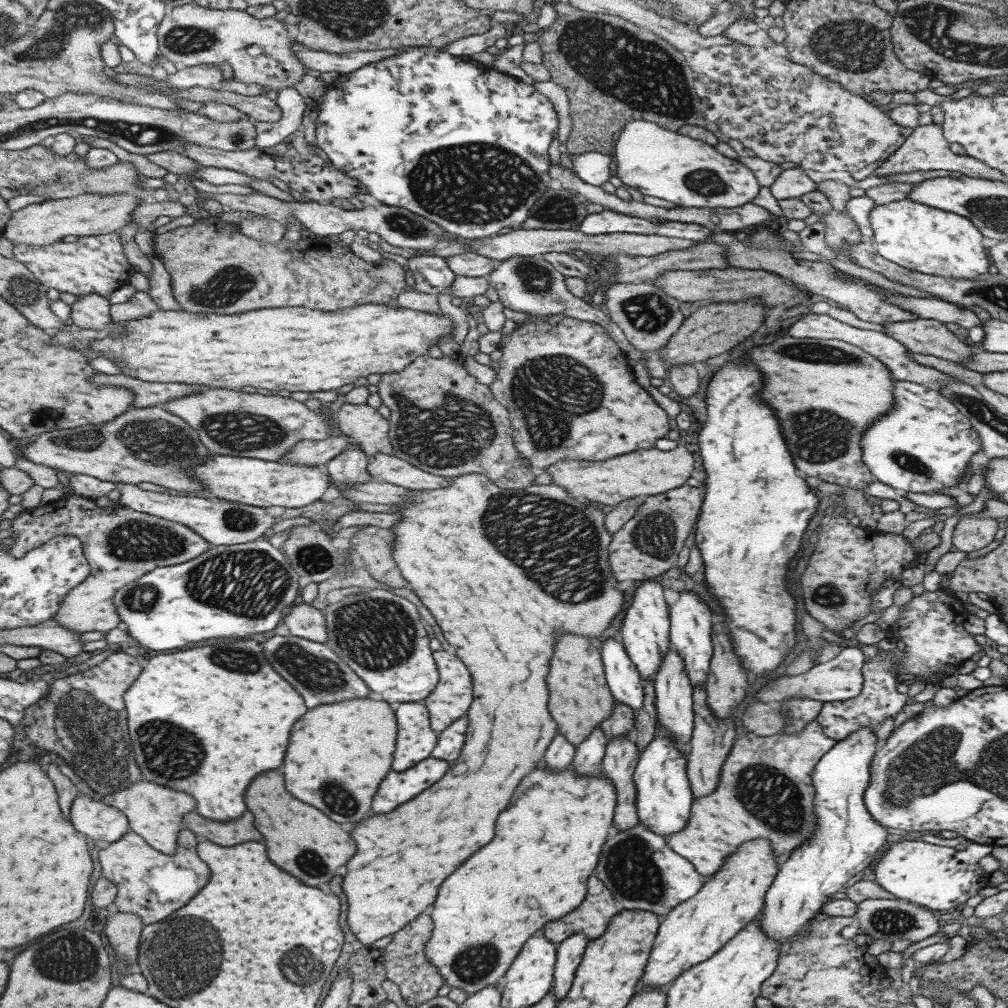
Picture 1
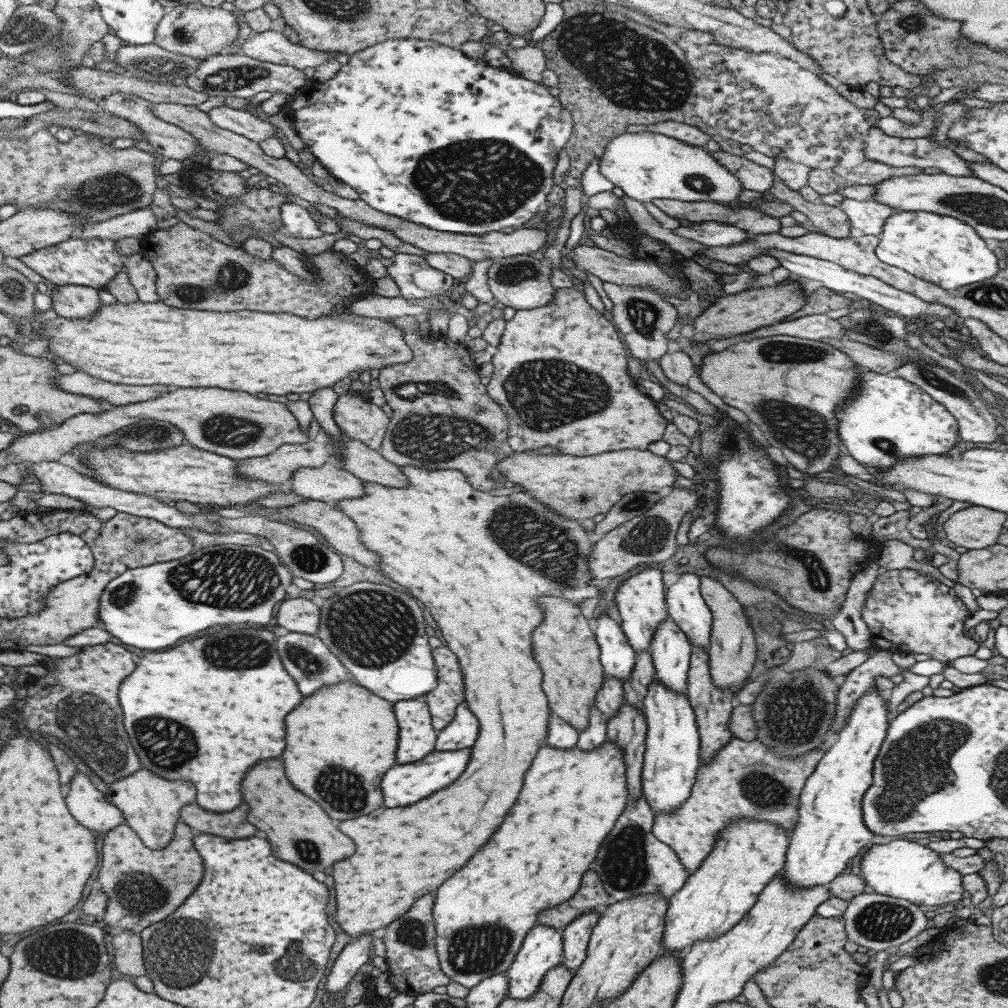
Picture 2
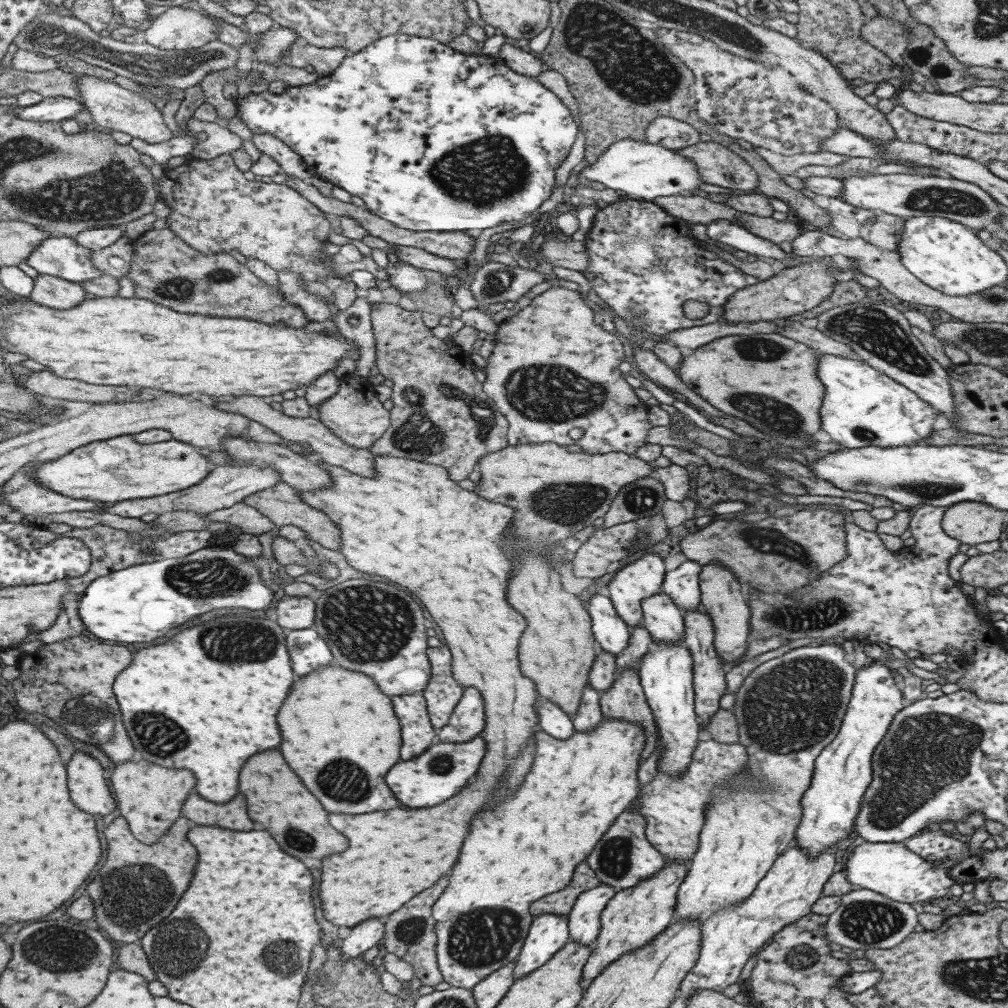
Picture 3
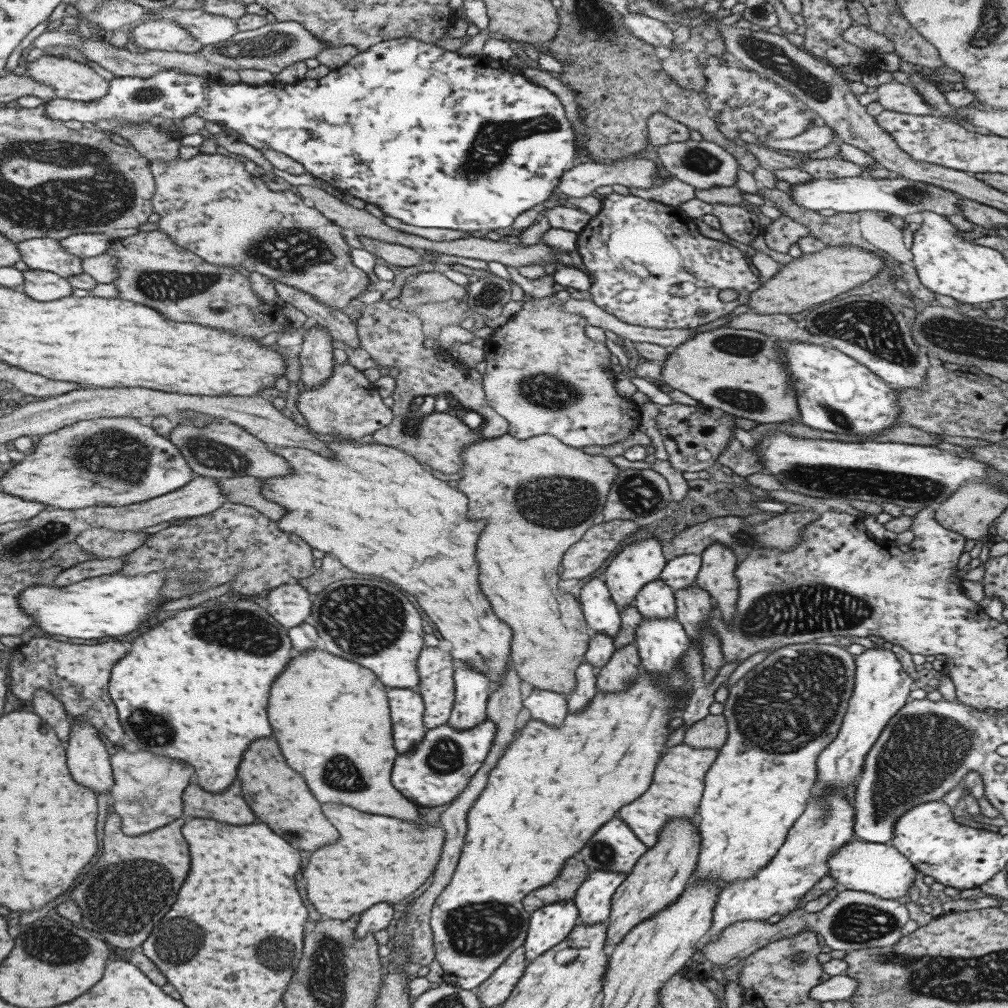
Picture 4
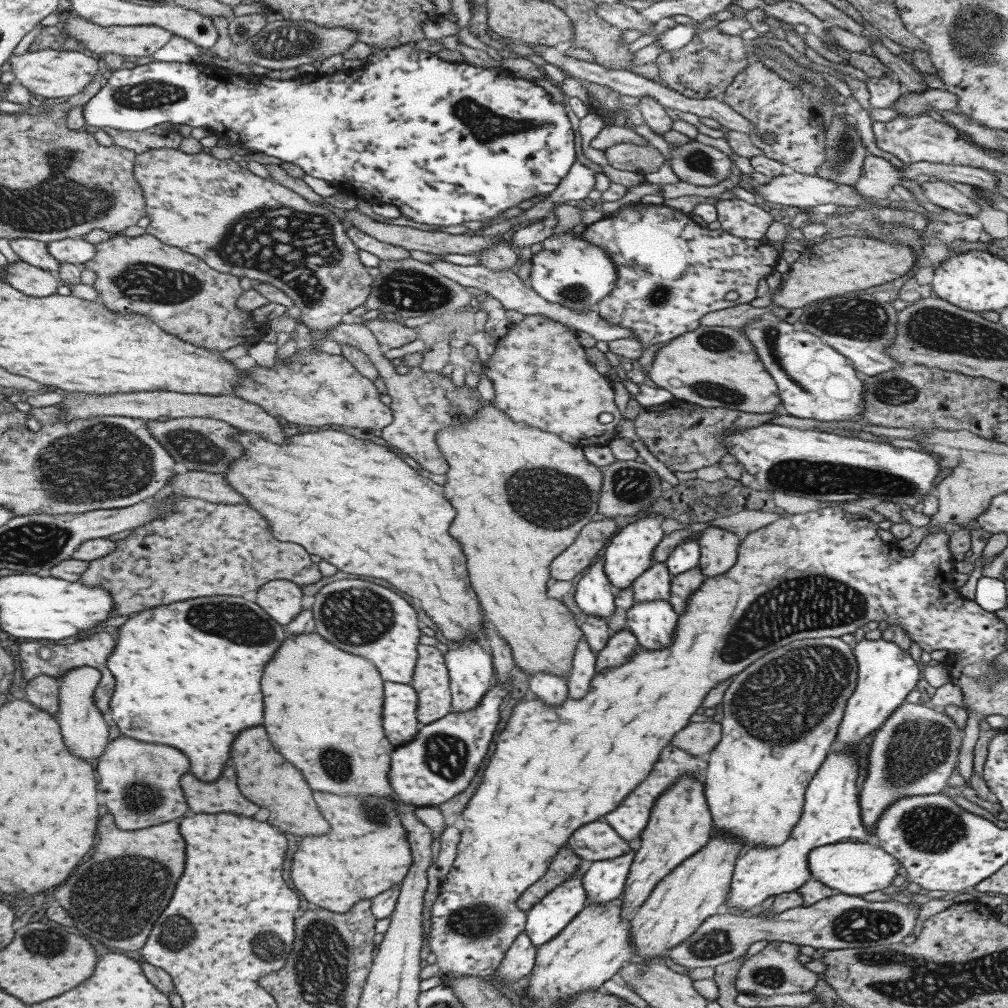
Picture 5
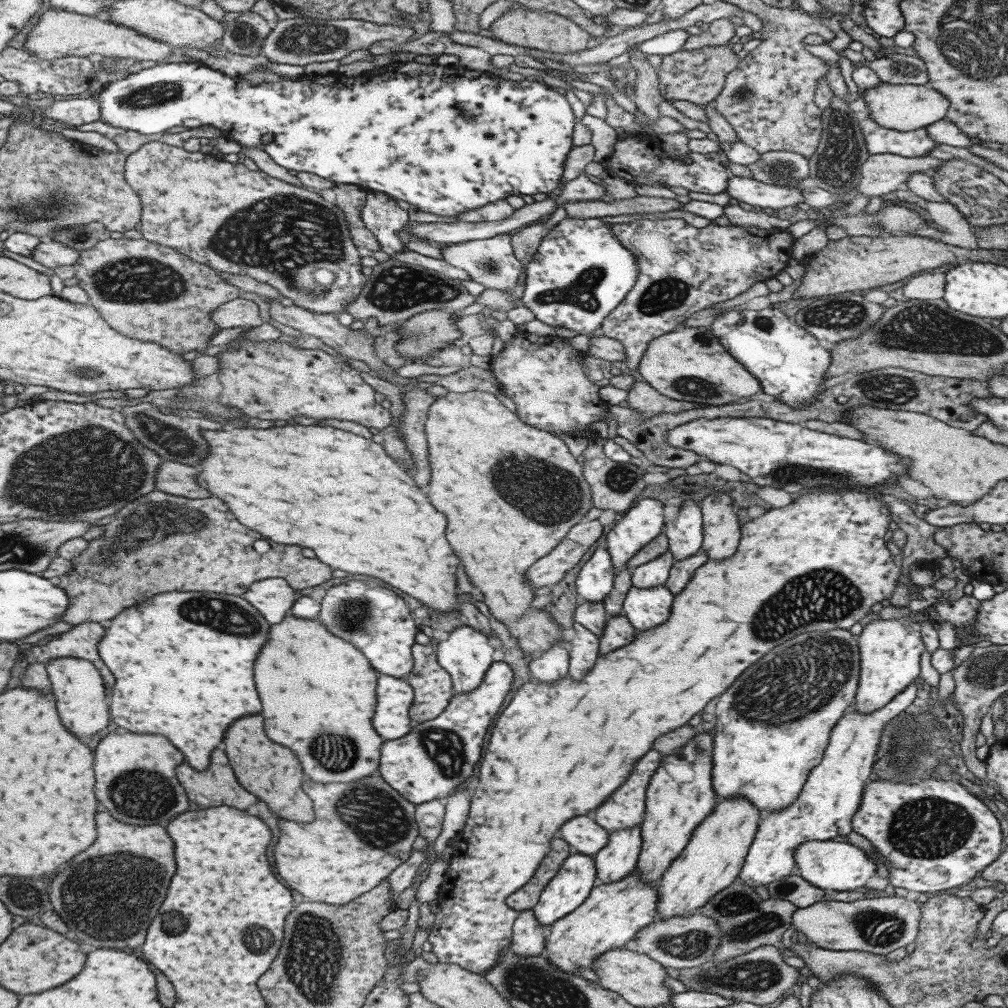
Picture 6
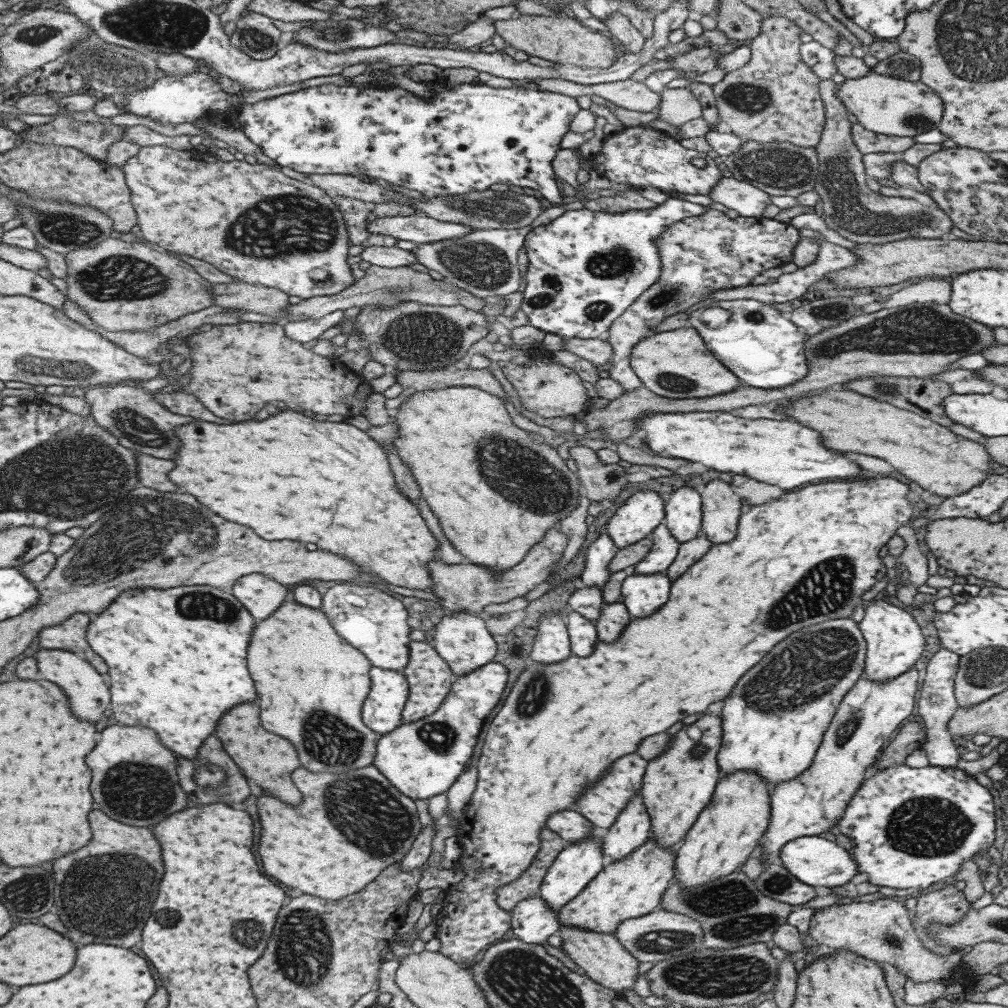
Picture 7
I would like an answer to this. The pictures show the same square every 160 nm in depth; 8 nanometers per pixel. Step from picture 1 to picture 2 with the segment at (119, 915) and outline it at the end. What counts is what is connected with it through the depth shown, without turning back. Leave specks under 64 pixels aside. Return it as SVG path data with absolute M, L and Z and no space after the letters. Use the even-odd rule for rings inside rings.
M123 930L112 939L115 952L115 965L121 974L129 974L133 978L145 975L142 960L140 935L132 930Z

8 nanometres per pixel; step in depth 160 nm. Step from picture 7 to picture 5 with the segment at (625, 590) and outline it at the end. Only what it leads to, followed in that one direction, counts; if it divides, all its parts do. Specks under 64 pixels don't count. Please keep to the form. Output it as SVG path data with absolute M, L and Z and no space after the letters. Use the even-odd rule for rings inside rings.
M651 600L651 602L634 602L626 612L626 628L637 639L639 647L646 649L660 649L666 647L672 639L678 615L665 600Z

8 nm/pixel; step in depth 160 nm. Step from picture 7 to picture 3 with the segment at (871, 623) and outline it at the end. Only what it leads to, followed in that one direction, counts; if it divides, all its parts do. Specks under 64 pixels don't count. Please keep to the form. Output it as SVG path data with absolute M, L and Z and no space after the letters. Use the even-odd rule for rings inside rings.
M875 659L854 673L854 683L850 692L846 711L843 713L840 727L835 739L821 749L815 757L813 772L809 786L801 795L800 805L802 815L798 822L794 838L797 843L810 857L814 857L831 845L849 842L849 835L853 833L854 818L859 810L862 794L865 792L871 775L871 755L877 744L883 739L883 735L891 724L892 718L905 705L901 687L893 681L891 671L879 660Z

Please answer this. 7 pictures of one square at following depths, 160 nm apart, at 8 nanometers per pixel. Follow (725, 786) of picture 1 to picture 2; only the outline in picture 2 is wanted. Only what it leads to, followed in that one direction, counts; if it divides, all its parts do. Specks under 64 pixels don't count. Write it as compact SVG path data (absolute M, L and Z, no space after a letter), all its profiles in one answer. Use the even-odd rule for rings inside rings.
M731 738L704 764L698 765L691 792L670 813L655 813L652 835L677 855L687 871L694 871L709 854L715 834L733 820L757 819L789 828L797 820L799 795L805 779L812 773L825 748L819 745L799 756L773 754L757 740Z

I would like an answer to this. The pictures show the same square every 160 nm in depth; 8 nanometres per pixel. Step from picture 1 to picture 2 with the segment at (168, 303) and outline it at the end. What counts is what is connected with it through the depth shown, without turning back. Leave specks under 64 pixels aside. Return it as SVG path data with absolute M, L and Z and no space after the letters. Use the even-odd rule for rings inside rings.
M139 252L130 255L124 262L124 272L129 275L133 286L137 289L137 298L144 303L154 303L159 300L155 292L155 271L151 263L145 260Z

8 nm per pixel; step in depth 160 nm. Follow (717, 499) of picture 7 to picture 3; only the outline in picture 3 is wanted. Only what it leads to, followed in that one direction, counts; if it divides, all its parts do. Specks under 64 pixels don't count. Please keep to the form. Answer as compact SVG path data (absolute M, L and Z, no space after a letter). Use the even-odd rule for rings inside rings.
M719 563L704 564L698 574L698 589L700 590L700 608L710 616L714 626L713 646L721 657L722 664L739 664L743 661L740 660L740 656L747 648L749 608L739 593L739 582L736 576Z

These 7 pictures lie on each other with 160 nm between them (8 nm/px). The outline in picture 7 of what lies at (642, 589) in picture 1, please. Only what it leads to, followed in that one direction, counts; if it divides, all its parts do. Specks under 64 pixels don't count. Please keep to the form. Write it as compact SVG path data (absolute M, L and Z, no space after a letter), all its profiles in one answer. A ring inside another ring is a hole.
M651 490L631 494L609 518L607 536L613 545L625 548L646 538L664 518L664 503Z

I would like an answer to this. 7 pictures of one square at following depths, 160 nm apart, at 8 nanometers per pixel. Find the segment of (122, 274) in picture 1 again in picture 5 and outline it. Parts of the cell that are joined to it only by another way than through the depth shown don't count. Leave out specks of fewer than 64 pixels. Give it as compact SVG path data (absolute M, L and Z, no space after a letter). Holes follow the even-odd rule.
M20 238L13 239L9 243L21 261L51 271L54 274L61 270L62 262L49 252L48 243L45 241Z

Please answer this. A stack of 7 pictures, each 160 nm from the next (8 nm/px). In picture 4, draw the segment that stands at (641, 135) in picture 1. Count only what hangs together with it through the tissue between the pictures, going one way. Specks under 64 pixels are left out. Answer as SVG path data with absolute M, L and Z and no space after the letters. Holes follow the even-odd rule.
M627 154L625 157L629 159L624 159L623 161L615 161L610 164L596 163L590 161L584 161L570 169L567 169L558 180L558 191L561 194L566 194L569 197L583 198L599 188L599 186L613 186L613 184L621 184L621 186L626 186L627 188L633 187L636 189L646 189L653 184L653 180L657 180L658 174L655 170L655 165L653 161L645 159L644 157L636 158L634 154Z

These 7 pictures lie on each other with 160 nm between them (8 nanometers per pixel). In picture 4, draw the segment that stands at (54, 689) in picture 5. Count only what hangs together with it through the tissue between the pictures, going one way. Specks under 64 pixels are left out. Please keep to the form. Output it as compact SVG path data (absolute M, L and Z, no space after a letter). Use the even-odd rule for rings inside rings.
M45 689L36 690L32 700L32 708L42 716L49 724L56 728L57 734L67 746L72 729L72 720L63 701L52 692Z

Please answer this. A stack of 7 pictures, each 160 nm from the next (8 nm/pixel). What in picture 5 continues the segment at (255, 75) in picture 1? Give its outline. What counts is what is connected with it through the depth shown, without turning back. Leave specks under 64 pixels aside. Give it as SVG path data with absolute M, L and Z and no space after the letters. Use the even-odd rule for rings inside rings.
M63 11L60 24L65 26L65 31L69 37L77 42L84 44L85 49L99 56L105 54L117 54L123 58L131 57L149 57L164 47L164 44L172 39L173 34L163 28L154 25L142 26L99 26L95 22L89 22L81 16L72 12Z

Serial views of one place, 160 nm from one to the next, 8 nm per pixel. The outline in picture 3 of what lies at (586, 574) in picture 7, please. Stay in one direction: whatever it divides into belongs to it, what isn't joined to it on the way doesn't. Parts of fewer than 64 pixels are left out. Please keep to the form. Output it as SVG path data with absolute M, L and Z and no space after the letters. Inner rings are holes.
M593 593L585 608L596 647L613 656L621 652L629 638L629 626L617 616L609 598Z

